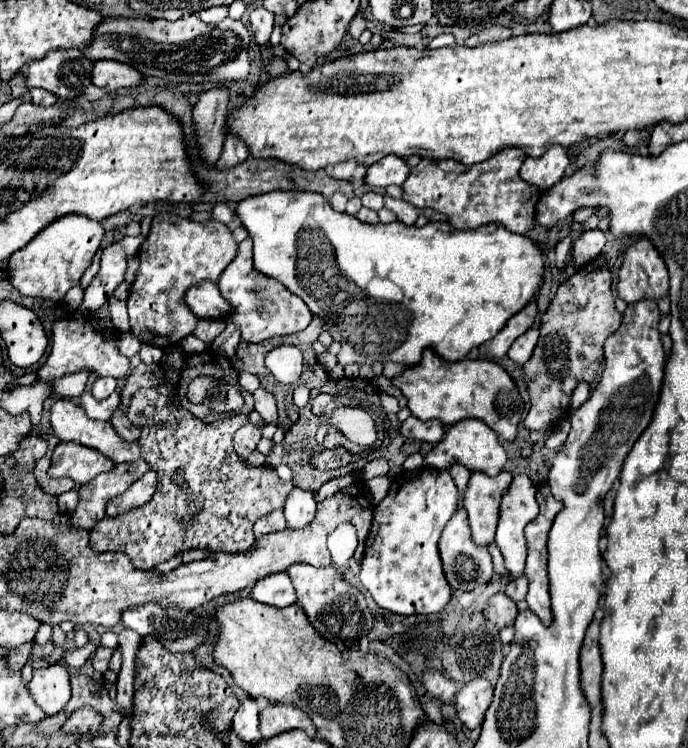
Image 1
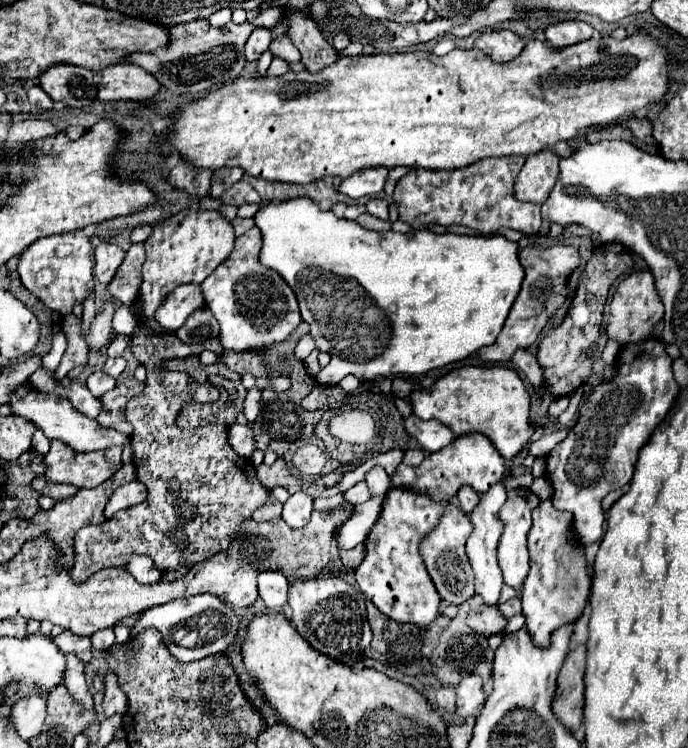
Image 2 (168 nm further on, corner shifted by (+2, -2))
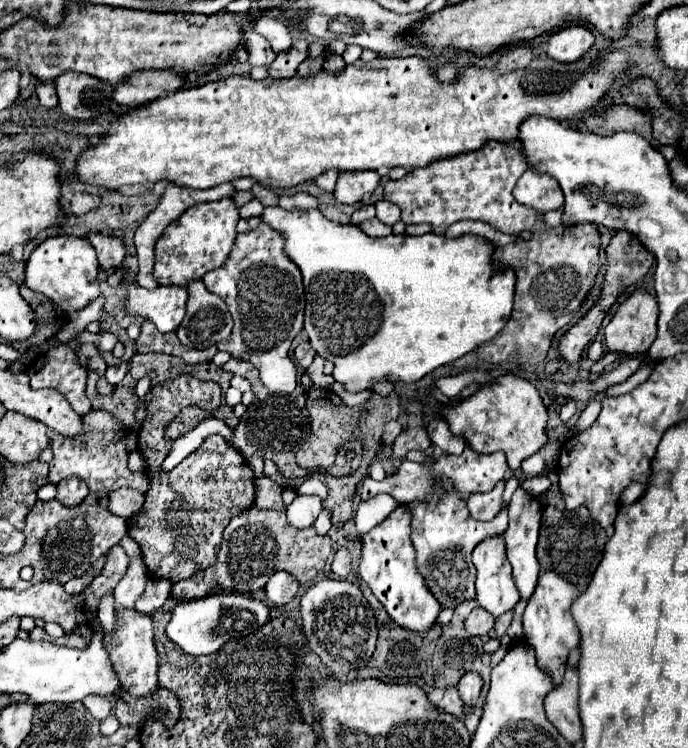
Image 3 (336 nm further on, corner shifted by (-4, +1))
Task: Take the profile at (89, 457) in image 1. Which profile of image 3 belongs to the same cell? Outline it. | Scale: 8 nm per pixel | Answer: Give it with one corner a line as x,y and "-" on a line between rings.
91,410
81,416
83,420
83,434
75,438
67,438
61,434
51,436
51,450
53,460
49,464
49,482
59,484
67,478
79,478
87,482
91,492
113,492
121,486
135,488
139,492
147,492
151,478
147,474
133,474
127,468
127,446
125,446
125,428
105,410

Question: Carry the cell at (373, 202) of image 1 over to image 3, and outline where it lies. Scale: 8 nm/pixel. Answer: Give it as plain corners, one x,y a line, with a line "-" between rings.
389,200
375,202
375,208
377,208
377,218
387,226
393,226
395,222
401,220
401,208
397,208
397,204
393,204

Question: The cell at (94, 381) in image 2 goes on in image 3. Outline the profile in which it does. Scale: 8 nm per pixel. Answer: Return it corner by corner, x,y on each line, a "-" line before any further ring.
121,362
117,366
109,366
105,372
105,378
109,380
109,384
117,386
125,378
125,374
127,374
127,362

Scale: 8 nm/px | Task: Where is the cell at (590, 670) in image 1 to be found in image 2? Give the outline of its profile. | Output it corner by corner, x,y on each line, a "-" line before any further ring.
577,645
565,659
559,673
559,687
553,699
553,711
559,721
577,731
583,723
583,705
585,705
585,669
587,669
587,647

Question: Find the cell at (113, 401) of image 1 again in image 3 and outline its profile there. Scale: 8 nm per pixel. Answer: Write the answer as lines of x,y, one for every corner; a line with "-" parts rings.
67,346
53,348
47,354
37,356
27,366
27,374
33,390
55,388
67,398
77,414
87,414
91,410
91,402
85,396
87,370
79,364
77,352

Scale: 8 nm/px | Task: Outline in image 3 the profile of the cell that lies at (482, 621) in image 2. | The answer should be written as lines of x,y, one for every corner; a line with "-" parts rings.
473,608
473,612
469,614
469,620
465,620
465,630
471,636
487,636
493,624
495,620
493,616
489,616
489,612
485,612
483,608

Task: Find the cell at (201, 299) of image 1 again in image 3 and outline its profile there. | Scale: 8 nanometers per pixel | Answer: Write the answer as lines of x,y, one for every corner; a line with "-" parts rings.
131,280
125,300
125,312
129,316
141,316
157,324
159,332
173,332
185,316
185,300
187,288
159,286
155,290
147,290

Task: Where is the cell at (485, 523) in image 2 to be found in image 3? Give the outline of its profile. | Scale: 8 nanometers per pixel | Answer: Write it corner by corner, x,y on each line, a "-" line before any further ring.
493,536
489,540
483,540
475,550
473,550
473,564
477,568
477,604
481,608
485,608
487,612
491,612
495,618
503,616
505,612
513,610
515,604
521,600
513,580
511,580
511,564
505,556
505,544
501,540
501,536

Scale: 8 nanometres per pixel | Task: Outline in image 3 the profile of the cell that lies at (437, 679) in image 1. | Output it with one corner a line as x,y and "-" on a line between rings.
455,686
445,690
445,696
443,696
443,700
439,702
437,708
443,710
443,712
447,712
447,714
453,714
453,716
457,716
457,718
465,712
465,704
463,704
463,700
459,698
459,692
457,692

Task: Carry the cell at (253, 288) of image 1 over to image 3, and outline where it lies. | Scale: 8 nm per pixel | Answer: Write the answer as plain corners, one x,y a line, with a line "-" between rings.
261,222
255,230
237,234
225,264
203,276
207,290
215,292
225,300
229,314
233,316
235,322
231,336
227,340
221,340
217,344
217,350
225,350
237,360
251,362
259,370
261,382
275,394
291,394
297,386
295,364
289,358
289,348
293,338
303,330
303,308
305,308
301,270
295,266
293,260
289,260
283,248
285,248
285,236
281,232
275,232
269,224

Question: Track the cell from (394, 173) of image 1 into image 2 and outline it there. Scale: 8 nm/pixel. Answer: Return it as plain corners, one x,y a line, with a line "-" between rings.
371,167
371,169
363,169
357,171
355,175
351,175
351,179
345,179
339,187
341,193
345,193
351,199
361,199
361,197
369,197
369,195
377,195
385,189
385,181
387,181
389,169
387,167

